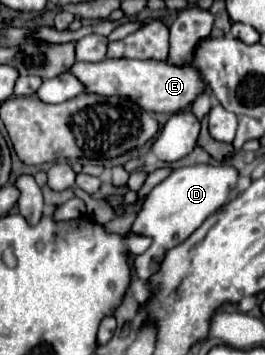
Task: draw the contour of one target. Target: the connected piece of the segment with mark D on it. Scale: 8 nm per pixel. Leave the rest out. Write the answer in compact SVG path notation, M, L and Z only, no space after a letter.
M196 164L174 170L166 180L154 186L132 224L134 234L152 238L152 246L146 252L134 256L134 270L138 278L148 280L152 274L156 274L160 270L166 252L188 240L188 236L196 228L200 228L200 224L226 202L230 190L236 186L236 180L238 180L238 172L232 166Z

